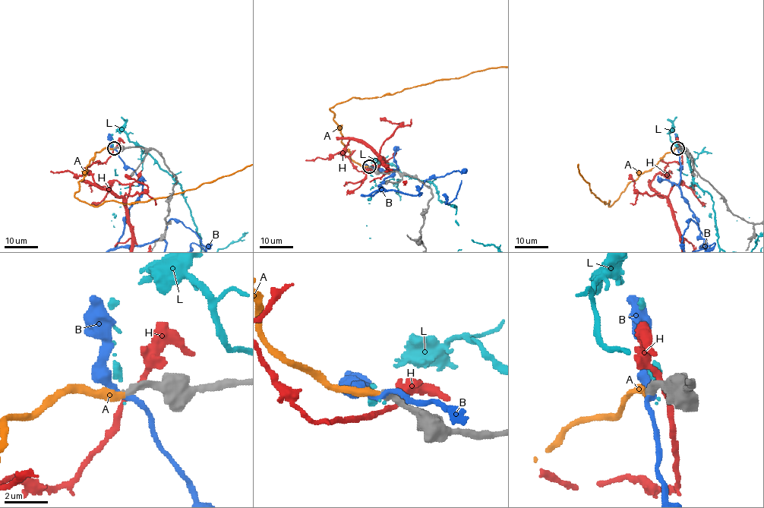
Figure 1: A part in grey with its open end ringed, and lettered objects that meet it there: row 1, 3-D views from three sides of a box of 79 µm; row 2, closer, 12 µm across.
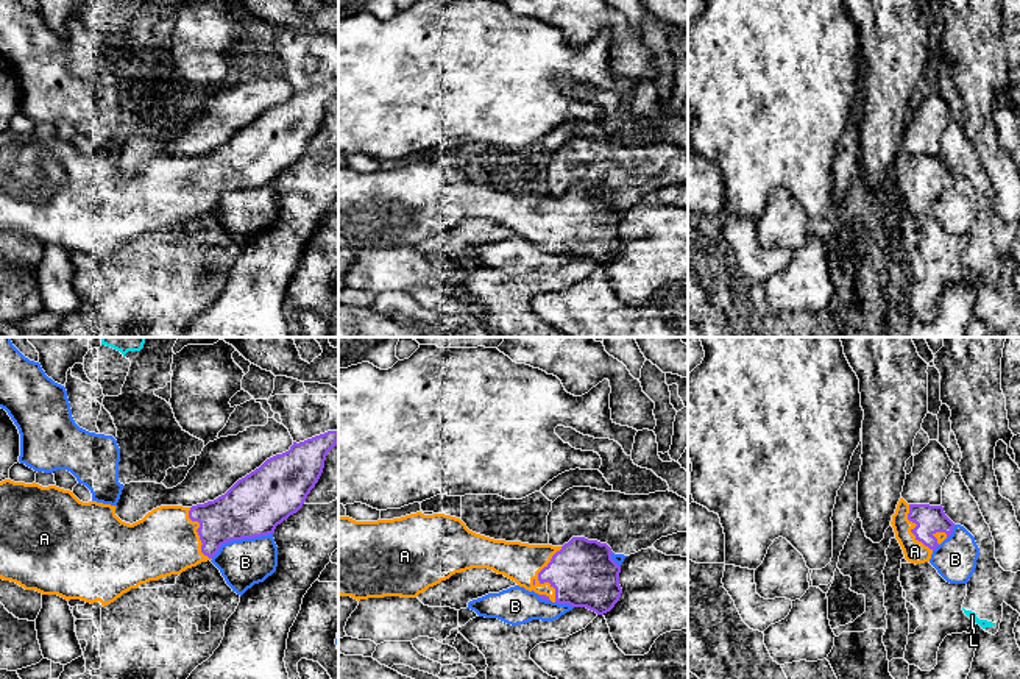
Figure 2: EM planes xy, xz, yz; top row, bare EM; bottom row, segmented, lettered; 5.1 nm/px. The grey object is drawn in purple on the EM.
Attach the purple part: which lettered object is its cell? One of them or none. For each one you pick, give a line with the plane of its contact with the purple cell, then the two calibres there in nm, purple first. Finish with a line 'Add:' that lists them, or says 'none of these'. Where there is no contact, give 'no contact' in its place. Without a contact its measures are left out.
A: meets purple in xz; 340 nm thick on the purple side, 200 nm on the other
Add: A

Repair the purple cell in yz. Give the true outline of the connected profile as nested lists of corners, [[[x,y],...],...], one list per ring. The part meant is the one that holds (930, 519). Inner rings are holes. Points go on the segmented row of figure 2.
[[[903,498],[891,524],[905,559],[916,565],[930,562],[933,551],[951,535],[954,528],[942,504],[908,504]]]

